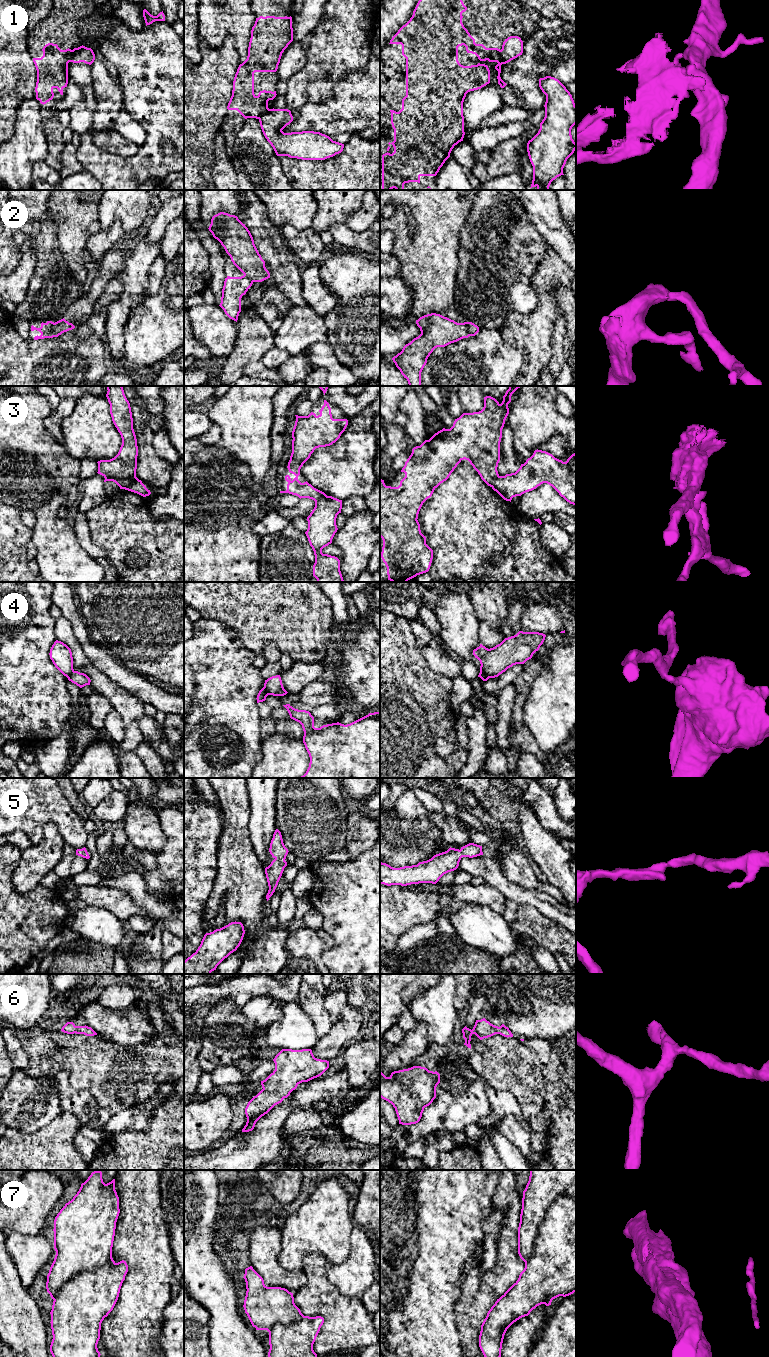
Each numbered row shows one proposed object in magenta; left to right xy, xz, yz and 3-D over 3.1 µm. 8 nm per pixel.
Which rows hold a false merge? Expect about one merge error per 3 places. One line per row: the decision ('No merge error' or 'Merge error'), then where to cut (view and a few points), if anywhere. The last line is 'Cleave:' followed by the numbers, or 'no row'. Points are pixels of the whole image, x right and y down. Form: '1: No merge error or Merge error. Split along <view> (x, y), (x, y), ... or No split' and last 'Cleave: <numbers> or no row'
1: Merge error. Split along yz (501, 50), (498, 54), (500, 64)
2: No merge error. No split
3: Merge error. Split along xy (135, 476), (120, 488)
4: Merge error. Split along yz (480, 670), (489, 677)
5: No merge error. No split
6: No merge error. No split
7: Merge error. Split along yz (573, 1197), (561, 1195), (550, 1205), (525, 1264)
Cleave: 1, 3, 4, 7

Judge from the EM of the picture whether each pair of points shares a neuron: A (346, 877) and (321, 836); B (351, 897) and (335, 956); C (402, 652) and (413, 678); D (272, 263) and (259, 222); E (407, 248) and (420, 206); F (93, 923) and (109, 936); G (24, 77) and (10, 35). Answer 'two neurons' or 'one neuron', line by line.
A: two neurons
B: one neuron
C: one neuron
D: one neuron
E: one neuron
F: one neuron
G: one neuron

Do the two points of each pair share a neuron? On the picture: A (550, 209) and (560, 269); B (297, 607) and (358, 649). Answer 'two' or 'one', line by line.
A: two
B: two

